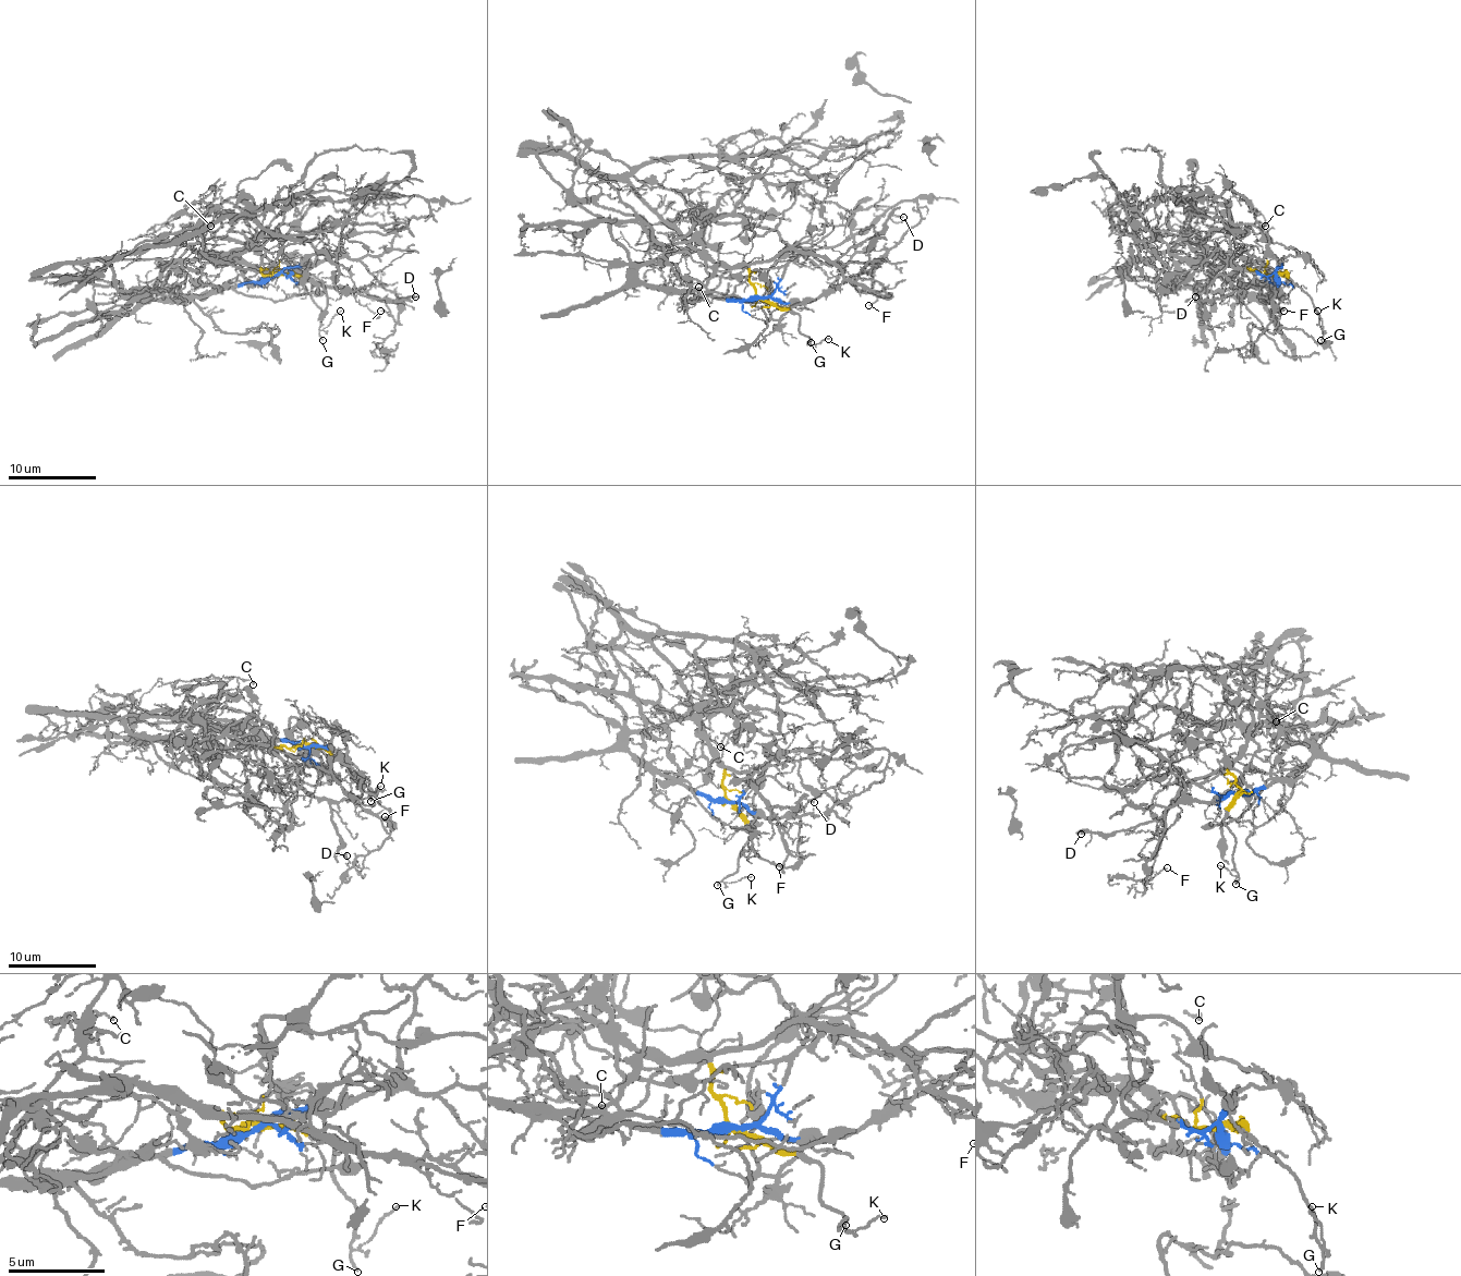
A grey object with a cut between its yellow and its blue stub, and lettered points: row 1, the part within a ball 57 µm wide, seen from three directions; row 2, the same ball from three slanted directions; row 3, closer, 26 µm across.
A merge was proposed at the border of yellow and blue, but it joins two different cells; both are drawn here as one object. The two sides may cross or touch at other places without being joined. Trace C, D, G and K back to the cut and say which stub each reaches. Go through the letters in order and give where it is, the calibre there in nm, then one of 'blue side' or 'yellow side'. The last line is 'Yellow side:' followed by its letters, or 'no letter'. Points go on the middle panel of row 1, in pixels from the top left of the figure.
C: place (698, 287); calibre 110 nm; blue side
D: place (903, 217); calibre 130 nm; yellow side
G: place (811, 342); calibre 130 nm; yellow side
K: place (828, 339); calibre 110 nm; yellow side
Yellow side: D, G, K

